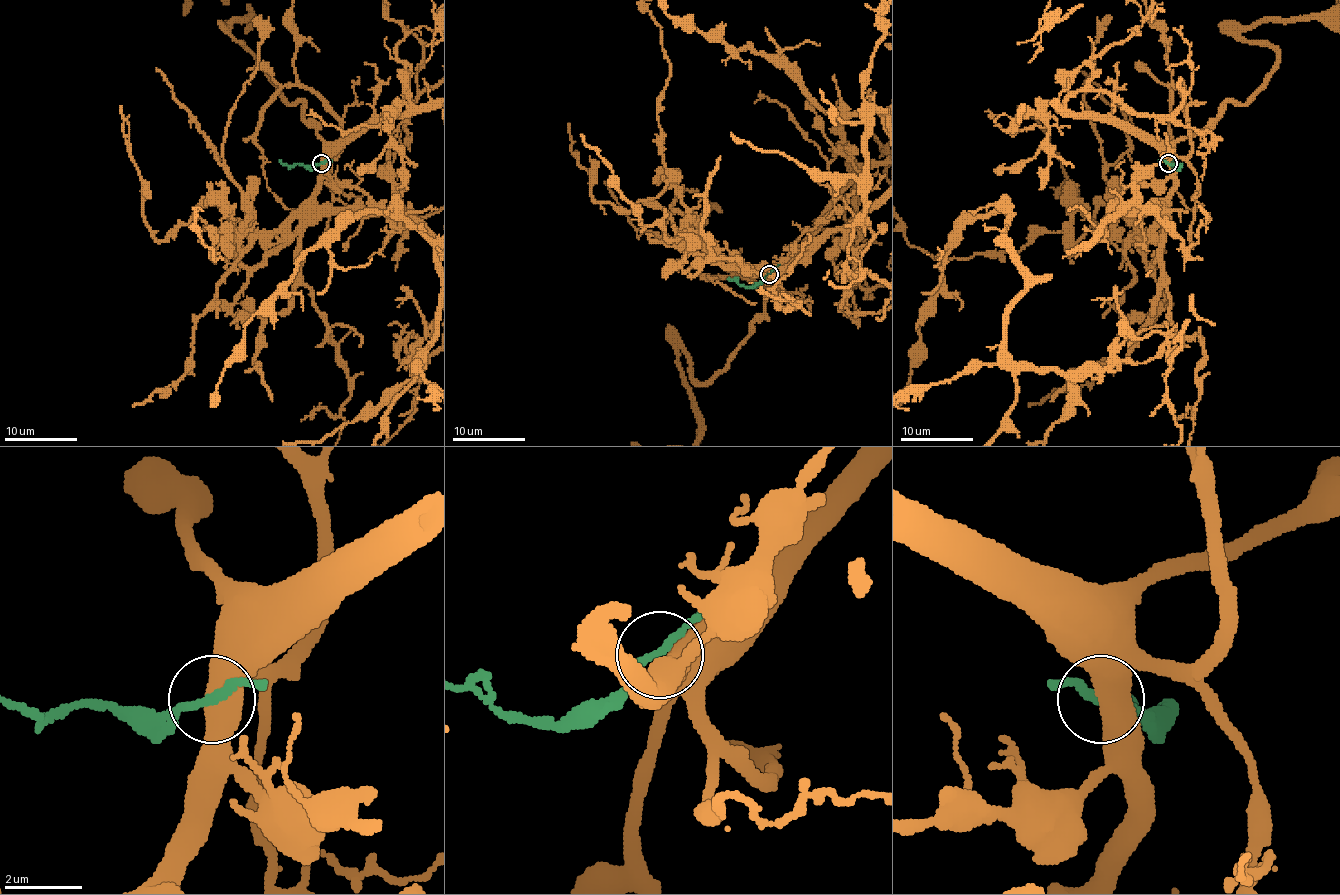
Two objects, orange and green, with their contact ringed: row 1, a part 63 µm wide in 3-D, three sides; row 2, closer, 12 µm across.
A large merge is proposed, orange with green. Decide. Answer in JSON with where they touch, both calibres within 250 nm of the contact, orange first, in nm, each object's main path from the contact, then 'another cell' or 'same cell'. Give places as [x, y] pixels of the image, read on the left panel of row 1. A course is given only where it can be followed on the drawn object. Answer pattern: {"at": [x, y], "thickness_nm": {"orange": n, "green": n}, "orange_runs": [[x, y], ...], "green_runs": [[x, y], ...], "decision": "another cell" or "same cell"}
{"at": [321, 163], "thickness_nm": {"orange": 600, "green": 200}, "orange_runs": [[321, 163], [324, 144], [304, 118], [304, 105], [290, 104], [230, 33], [236, 20], [250, 17], [228, 15]], "green_runs": [[321, 163], [290, 165], [279, 160]], "decision": "another cell"}

